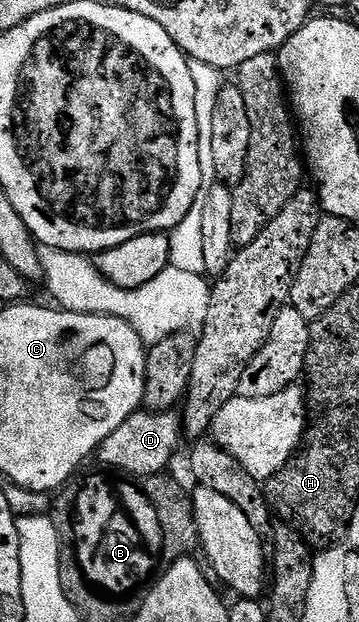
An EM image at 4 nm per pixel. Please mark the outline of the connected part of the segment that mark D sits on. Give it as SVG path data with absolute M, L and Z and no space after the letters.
M141 409L126 421L98 448L98 456L105 468L125 471L128 475L158 475L167 472L168 462L176 455L182 440L182 419L175 410L150 411Z

